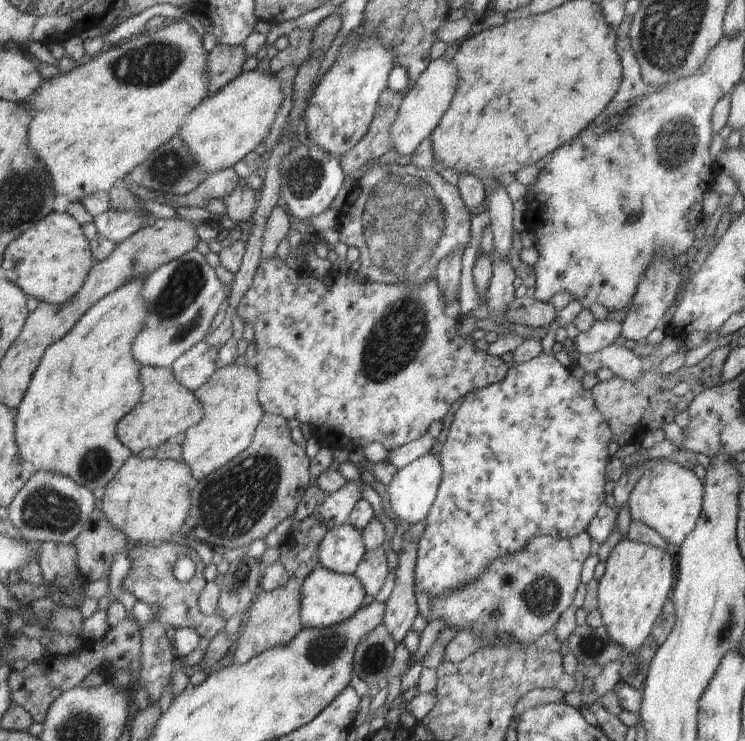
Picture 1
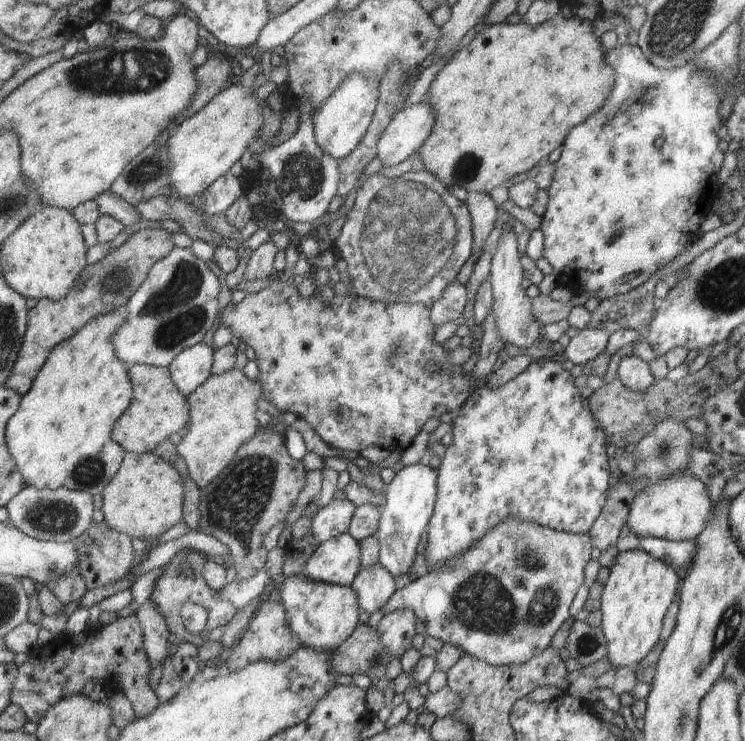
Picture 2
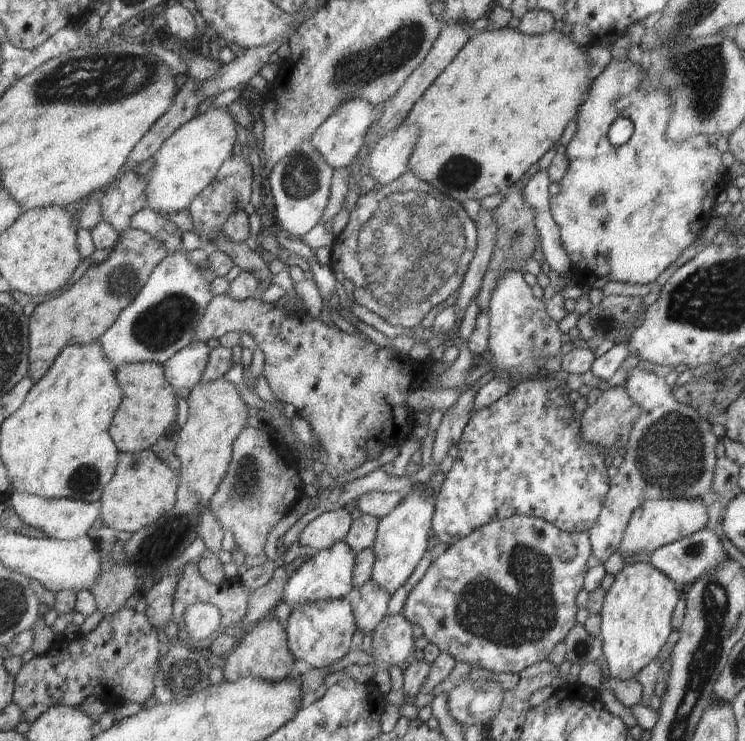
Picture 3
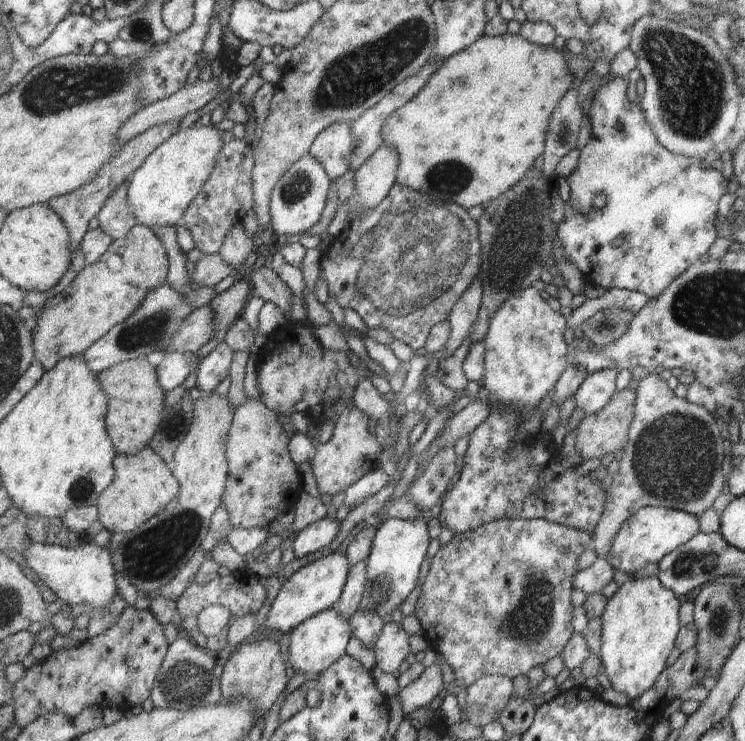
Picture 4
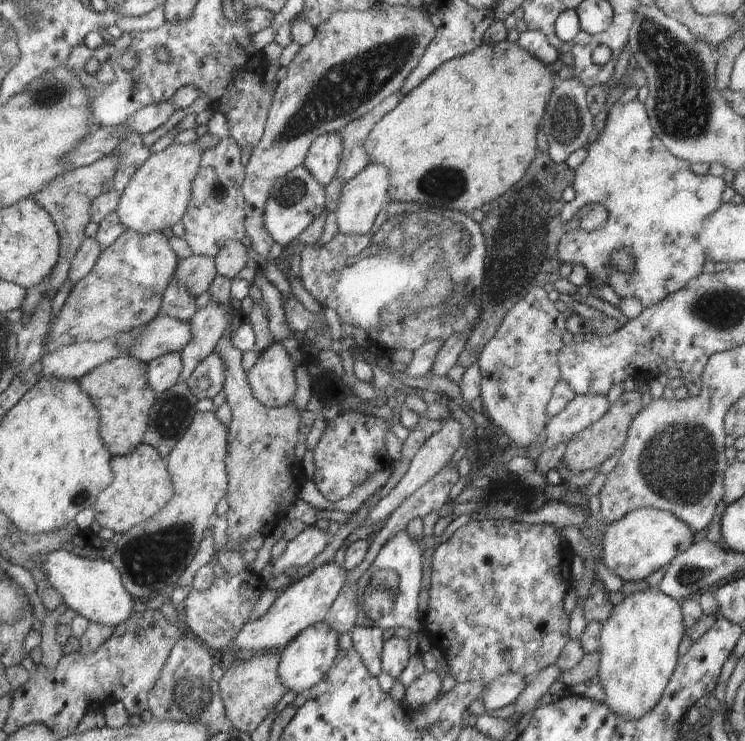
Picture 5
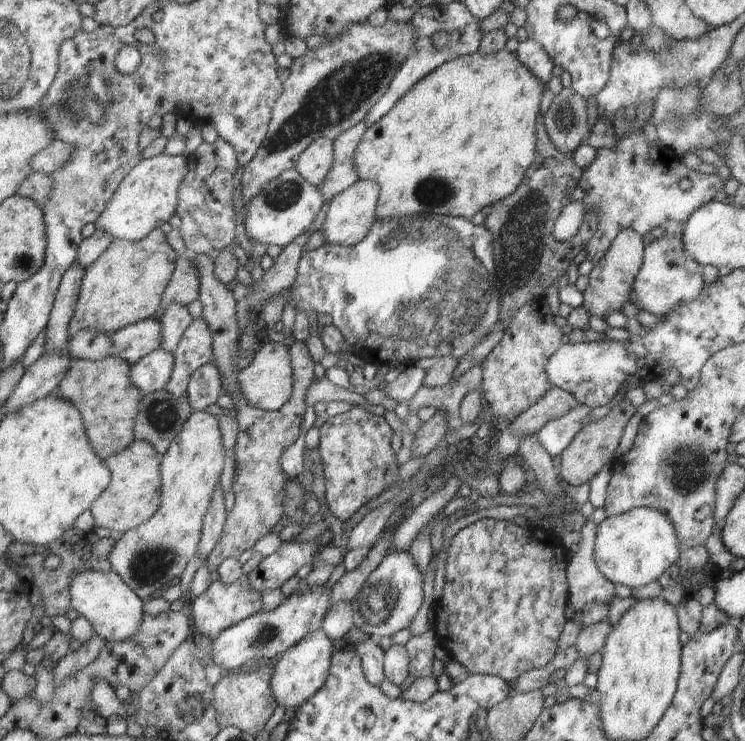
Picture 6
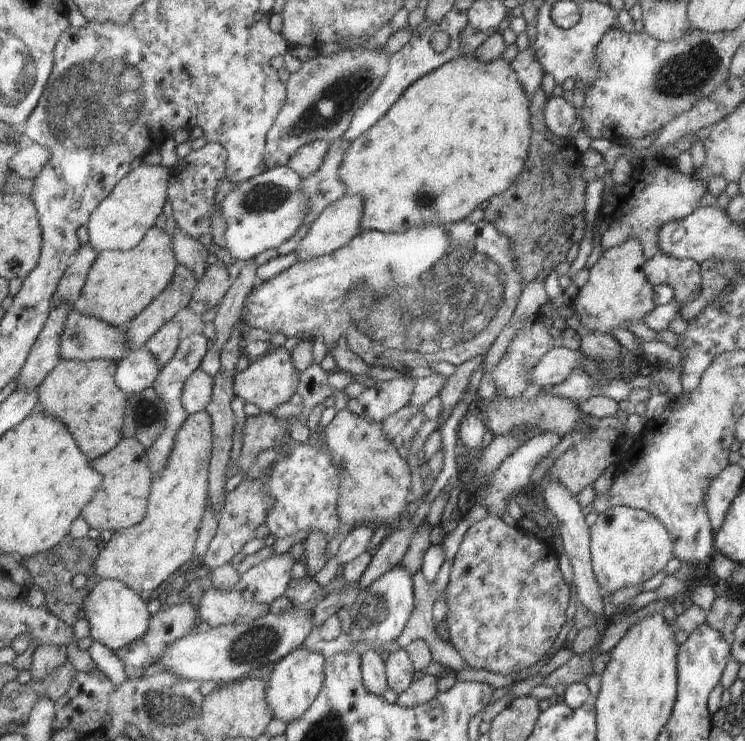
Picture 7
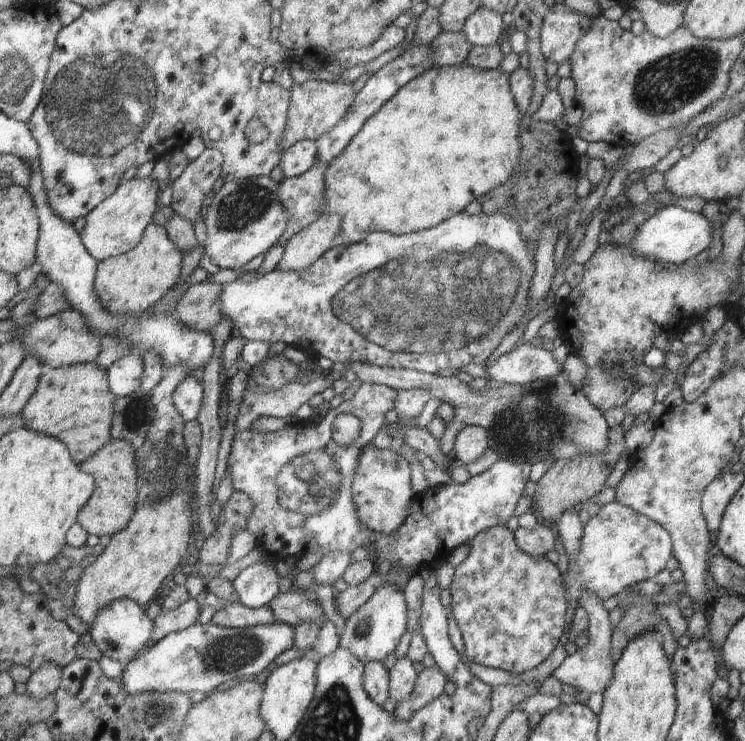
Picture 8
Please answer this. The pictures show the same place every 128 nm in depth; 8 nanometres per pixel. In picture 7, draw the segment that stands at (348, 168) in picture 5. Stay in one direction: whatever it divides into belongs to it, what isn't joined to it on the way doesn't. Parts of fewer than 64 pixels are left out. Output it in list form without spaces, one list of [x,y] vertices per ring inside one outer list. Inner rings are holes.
[[[348,140],[332,141],[329,143],[326,158],[320,166],[320,170],[308,178],[302,179],[300,188],[302,194],[308,196],[308,214],[304,218],[304,224],[314,222],[328,204],[336,202],[340,197],[346,194],[346,186],[340,180],[340,164],[346,156],[346,150],[350,148]]]

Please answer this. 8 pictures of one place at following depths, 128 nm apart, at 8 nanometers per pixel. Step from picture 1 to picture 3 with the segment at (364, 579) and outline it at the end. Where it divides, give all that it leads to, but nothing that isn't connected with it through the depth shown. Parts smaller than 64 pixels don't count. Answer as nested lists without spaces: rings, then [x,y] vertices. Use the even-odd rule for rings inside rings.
[[[372,580],[358,588],[352,588],[346,598],[352,608],[356,626],[364,634],[374,632],[374,628],[388,615],[390,594]]]

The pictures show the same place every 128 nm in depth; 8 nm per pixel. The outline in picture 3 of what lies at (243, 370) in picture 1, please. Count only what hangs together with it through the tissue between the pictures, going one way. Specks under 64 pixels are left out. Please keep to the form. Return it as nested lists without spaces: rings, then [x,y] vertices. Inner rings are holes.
[[[224,377],[214,382],[200,382],[189,391],[187,398],[188,417],[184,427],[179,429],[179,439],[175,453],[180,460],[180,486],[176,493],[176,504],[158,522],[142,528],[124,542],[124,556],[132,568],[140,587],[146,578],[162,578],[170,564],[198,538],[200,506],[205,506],[216,494],[224,478],[236,435],[248,425],[248,404],[244,402],[240,390]]]

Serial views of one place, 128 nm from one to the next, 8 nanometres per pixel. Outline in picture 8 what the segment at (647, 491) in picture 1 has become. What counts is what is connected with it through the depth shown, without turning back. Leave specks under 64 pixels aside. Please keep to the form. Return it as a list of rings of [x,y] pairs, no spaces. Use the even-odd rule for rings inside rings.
[[[617,501],[603,505],[598,515],[583,526],[580,547],[562,576],[567,602],[578,603],[587,591],[606,601],[658,575],[672,556],[670,534],[660,524]]]

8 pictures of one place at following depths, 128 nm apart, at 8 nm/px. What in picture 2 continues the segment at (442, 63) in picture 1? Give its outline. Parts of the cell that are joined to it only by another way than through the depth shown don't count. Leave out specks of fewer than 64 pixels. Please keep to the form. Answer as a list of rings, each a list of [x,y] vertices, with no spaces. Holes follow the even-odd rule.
[[[425,97],[418,103],[401,109],[378,141],[378,158],[387,166],[394,166],[410,158],[423,144],[436,124],[434,108]]]

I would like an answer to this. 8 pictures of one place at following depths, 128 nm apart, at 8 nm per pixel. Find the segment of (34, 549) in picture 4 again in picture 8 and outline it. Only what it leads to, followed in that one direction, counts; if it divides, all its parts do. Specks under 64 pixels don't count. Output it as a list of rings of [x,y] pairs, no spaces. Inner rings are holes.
[[[121,599],[97,613],[89,634],[103,656],[124,666],[135,659],[141,651],[144,652],[151,647],[153,629],[153,622],[148,618],[144,608],[132,600]]]

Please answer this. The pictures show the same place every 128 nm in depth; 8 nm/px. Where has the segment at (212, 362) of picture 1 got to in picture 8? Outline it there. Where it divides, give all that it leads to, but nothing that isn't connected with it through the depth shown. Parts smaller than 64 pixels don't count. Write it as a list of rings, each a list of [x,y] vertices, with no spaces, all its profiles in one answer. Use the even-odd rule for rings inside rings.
[[[131,353],[105,370],[109,390],[114,397],[126,397],[139,390],[143,372],[141,363],[141,357],[137,353]]]

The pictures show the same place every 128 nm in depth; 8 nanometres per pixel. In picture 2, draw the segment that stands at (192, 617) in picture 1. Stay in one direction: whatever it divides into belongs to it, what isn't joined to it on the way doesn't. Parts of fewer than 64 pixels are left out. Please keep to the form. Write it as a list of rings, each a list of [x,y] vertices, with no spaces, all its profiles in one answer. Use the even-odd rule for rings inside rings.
[[[186,548],[174,555],[172,560],[166,564],[165,569],[162,571],[162,575],[155,582],[154,589],[148,600],[154,602],[154,606],[158,608],[158,612],[166,618],[166,626],[170,632],[176,634],[179,642],[190,642],[194,644],[197,648],[204,645],[207,640],[208,633],[214,630],[217,626],[226,626],[234,616],[236,616],[236,608],[230,601],[220,600],[220,596],[216,594],[217,590],[208,586],[206,580],[204,580],[204,564],[208,556],[203,552],[196,551],[192,548]],[[182,566],[190,566],[194,568],[190,576],[182,576]],[[186,602],[192,602],[192,604],[197,604],[206,608],[208,610],[208,622],[206,622],[206,628],[200,632],[200,634],[192,634],[186,630],[184,622],[182,622],[182,617],[180,616],[180,610]]]

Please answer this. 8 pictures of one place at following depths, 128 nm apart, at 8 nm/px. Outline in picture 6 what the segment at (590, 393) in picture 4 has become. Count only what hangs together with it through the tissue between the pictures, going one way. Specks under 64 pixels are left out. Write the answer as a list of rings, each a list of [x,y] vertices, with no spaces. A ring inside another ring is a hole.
[[[584,404],[574,406],[570,412],[552,420],[538,431],[538,442],[550,456],[562,454],[572,439],[588,424],[592,409]]]

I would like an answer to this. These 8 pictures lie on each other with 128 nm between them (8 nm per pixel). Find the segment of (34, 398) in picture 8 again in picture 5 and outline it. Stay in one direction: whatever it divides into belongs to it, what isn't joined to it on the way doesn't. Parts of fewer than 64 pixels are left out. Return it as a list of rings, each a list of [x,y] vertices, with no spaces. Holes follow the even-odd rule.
[[[124,355],[94,368],[78,379],[80,388],[96,406],[100,418],[100,436],[112,457],[121,457],[136,450],[148,430],[148,414],[156,402],[156,396],[154,390],[148,386],[146,372],[146,363],[134,356]]]

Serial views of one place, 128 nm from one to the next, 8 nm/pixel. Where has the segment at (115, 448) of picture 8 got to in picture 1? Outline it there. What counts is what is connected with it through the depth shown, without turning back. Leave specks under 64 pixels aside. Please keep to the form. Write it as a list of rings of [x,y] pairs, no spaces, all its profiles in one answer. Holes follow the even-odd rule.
[[[133,454],[105,486],[101,510],[131,543],[159,545],[181,536],[190,512],[192,485],[191,470],[183,461],[145,459]]]

